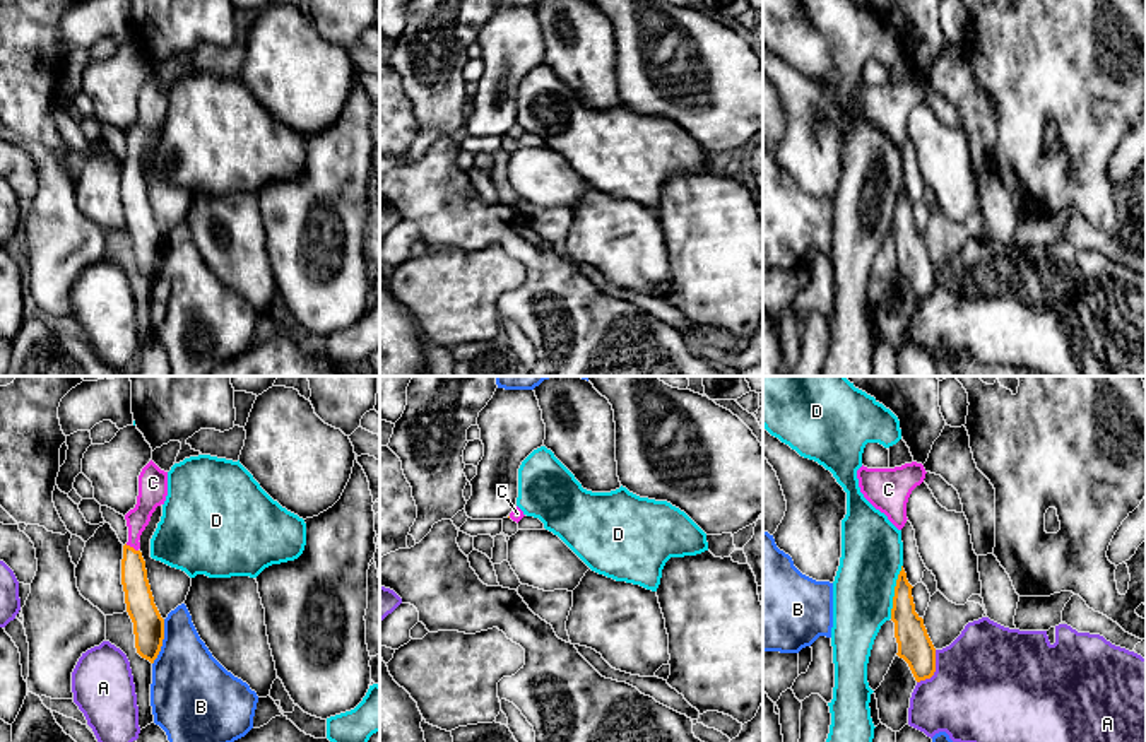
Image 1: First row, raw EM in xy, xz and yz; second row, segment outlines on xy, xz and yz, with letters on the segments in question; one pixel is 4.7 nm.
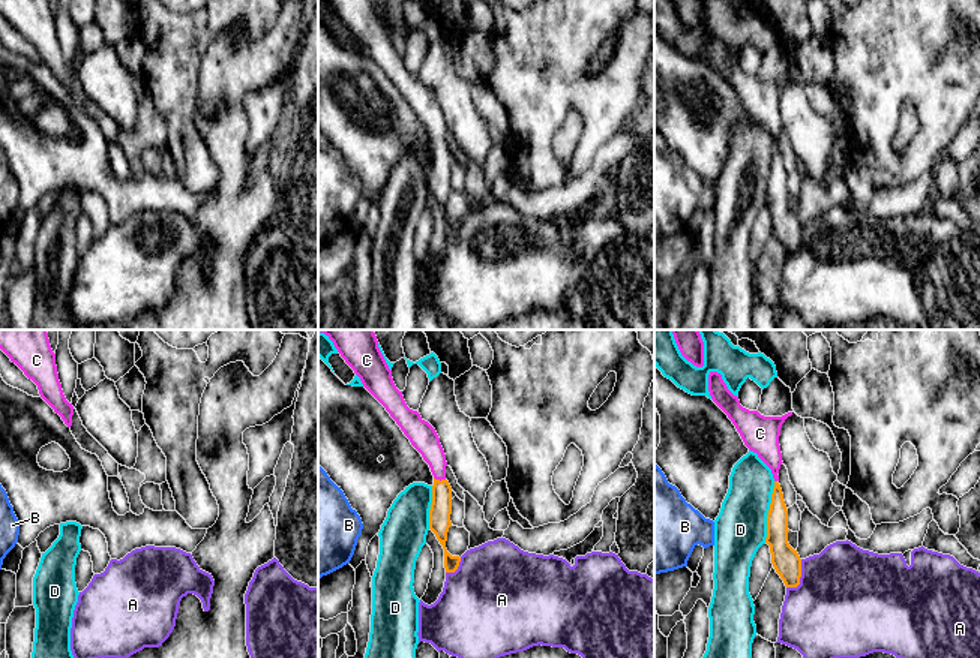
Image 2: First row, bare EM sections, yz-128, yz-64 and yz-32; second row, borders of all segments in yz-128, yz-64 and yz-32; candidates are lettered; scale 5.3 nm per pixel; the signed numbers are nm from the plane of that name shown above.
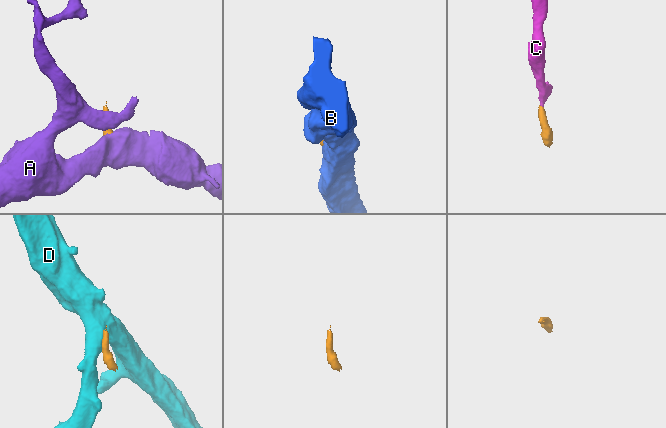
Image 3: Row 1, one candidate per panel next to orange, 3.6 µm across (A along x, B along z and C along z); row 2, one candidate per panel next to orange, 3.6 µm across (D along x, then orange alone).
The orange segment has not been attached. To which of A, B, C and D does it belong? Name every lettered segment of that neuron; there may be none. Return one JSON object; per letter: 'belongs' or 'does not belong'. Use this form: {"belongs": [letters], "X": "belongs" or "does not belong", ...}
{"belongs": ["C"], "A": "does not belong", "B": "does not belong", "C": "belongs", "D": "does not belong"}

